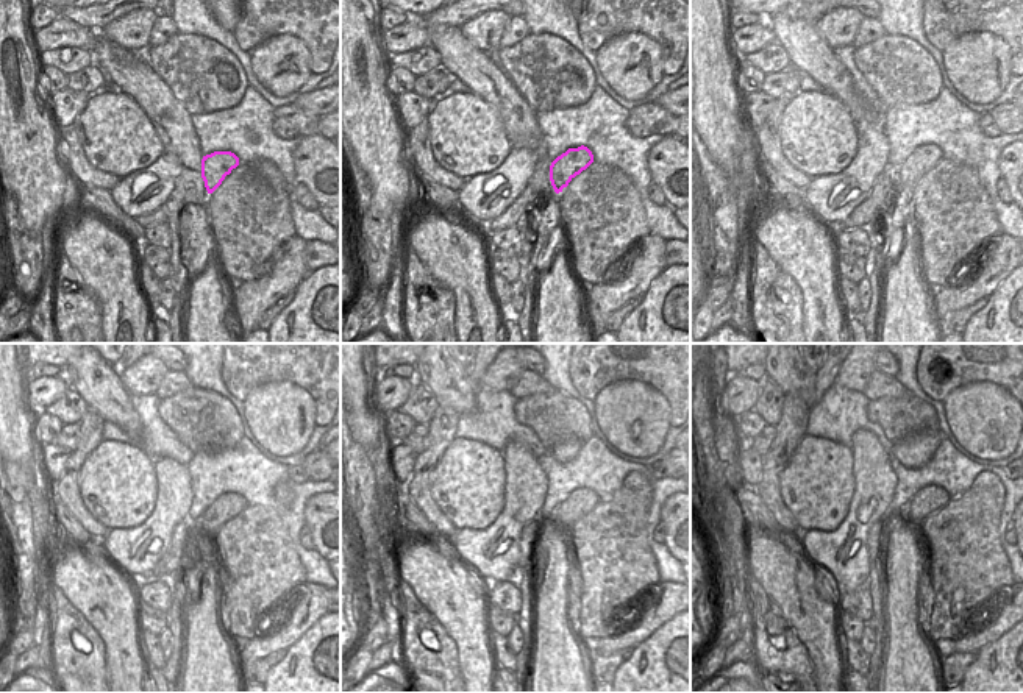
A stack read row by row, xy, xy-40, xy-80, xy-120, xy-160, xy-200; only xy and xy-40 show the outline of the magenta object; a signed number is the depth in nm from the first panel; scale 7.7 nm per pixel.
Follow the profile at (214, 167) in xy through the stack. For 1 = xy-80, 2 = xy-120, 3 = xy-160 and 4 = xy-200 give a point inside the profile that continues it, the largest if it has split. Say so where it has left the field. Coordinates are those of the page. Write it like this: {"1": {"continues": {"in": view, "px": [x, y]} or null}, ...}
{"1": {"continues": {"in": "xy-80", "px": [922, 159]}}, "2": {"continues": {"in": "xy-120", "px": [227, 506]}}, "3": {"continues": {"in": "xy-160", "px": [581, 501]}}, "4": {"continues": {"in": "xy-200", "px": [931, 498]}}}

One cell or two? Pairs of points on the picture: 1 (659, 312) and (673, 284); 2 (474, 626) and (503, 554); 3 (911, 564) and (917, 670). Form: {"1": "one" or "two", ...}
{"1": "one", "2": "two", "3": "one"}

